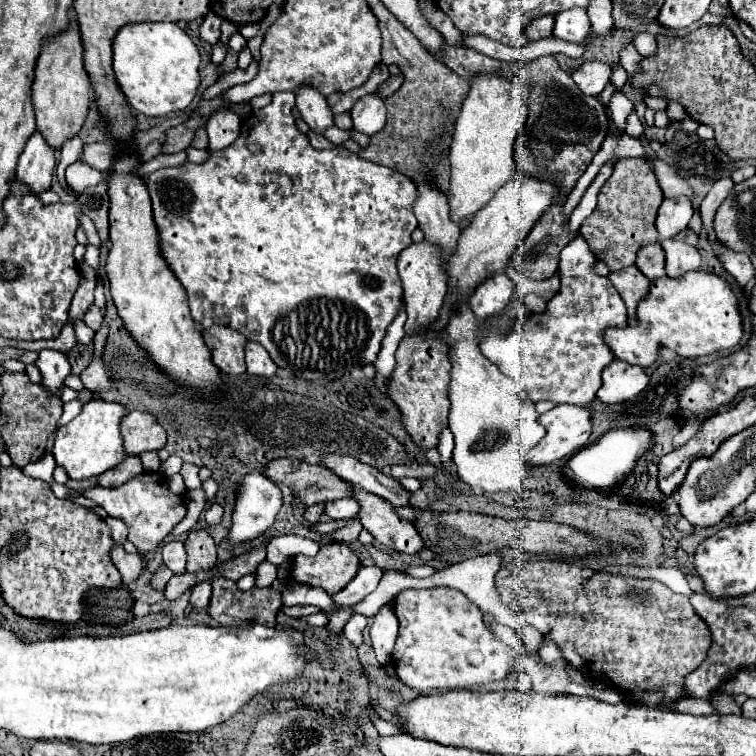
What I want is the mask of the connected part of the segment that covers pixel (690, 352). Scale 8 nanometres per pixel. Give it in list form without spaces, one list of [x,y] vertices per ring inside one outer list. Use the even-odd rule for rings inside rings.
[[[687,272],[677,278],[663,276],[651,282],[651,296],[639,304],[639,320],[647,324],[653,332],[659,332],[659,342],[665,348],[675,350],[681,358],[699,358],[723,350],[733,350],[743,338],[743,316],[739,312],[739,298],[733,292],[733,286],[719,274],[713,272]]]

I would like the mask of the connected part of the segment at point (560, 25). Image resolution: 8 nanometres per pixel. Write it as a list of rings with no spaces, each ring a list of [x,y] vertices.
[[[571,8],[571,10],[559,12],[555,16],[553,36],[567,40],[567,42],[583,44],[583,40],[589,34],[589,28],[591,28],[591,22],[587,18],[587,10],[585,8]]]

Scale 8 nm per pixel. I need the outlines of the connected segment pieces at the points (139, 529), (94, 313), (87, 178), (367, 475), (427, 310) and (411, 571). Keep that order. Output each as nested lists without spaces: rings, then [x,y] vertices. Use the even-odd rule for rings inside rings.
[[[143,472],[135,478],[131,478],[127,484],[119,486],[119,488],[101,488],[95,486],[91,490],[85,490],[83,496],[95,500],[101,508],[105,508],[105,512],[113,518],[119,518],[125,522],[127,530],[129,530],[129,540],[135,544],[137,552],[141,556],[151,554],[157,546],[161,546],[161,542],[171,534],[171,530],[187,516],[187,504],[185,498],[179,494],[173,494],[169,490],[167,478],[163,474],[151,474],[151,472]]]
[[[91,304],[91,308],[85,312],[83,320],[85,320],[85,324],[87,324],[91,330],[97,332],[99,326],[101,326],[101,322],[103,322],[103,312],[101,312],[101,308],[95,306],[95,304]]]
[[[73,162],[73,164],[67,168],[65,174],[67,174],[67,184],[69,184],[73,190],[83,190],[83,192],[85,192],[89,186],[95,186],[95,184],[99,184],[99,182],[105,178],[103,172],[91,168],[91,166],[83,164],[83,162]]]
[[[327,456],[327,460],[323,460],[323,466],[333,470],[351,486],[381,496],[395,508],[411,506],[411,494],[397,480],[371,468],[369,464],[359,464],[359,460],[351,456]]]
[[[427,240],[405,248],[399,256],[399,276],[405,290],[405,310],[409,316],[405,322],[405,332],[421,334],[427,326],[431,326],[431,322],[439,318],[447,296],[447,278],[439,268],[439,256],[435,256],[435,248],[431,248]]]
[[[423,564],[423,566],[411,566],[411,568],[405,570],[405,574],[415,576],[415,578],[427,578],[427,576],[433,576],[433,574],[435,574],[435,568],[429,566],[429,564]]]

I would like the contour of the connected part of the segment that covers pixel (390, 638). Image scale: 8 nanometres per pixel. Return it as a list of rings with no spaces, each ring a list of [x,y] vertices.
[[[387,604],[377,612],[375,622],[371,626],[371,642],[373,642],[375,654],[381,666],[387,666],[391,662],[391,652],[397,640],[397,630],[399,630],[397,616],[391,604]]]

